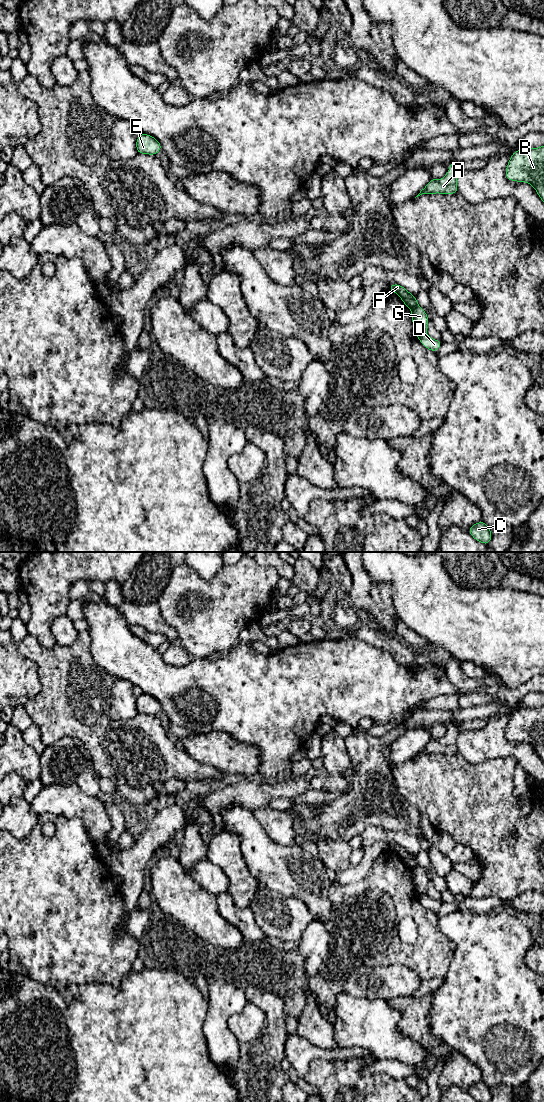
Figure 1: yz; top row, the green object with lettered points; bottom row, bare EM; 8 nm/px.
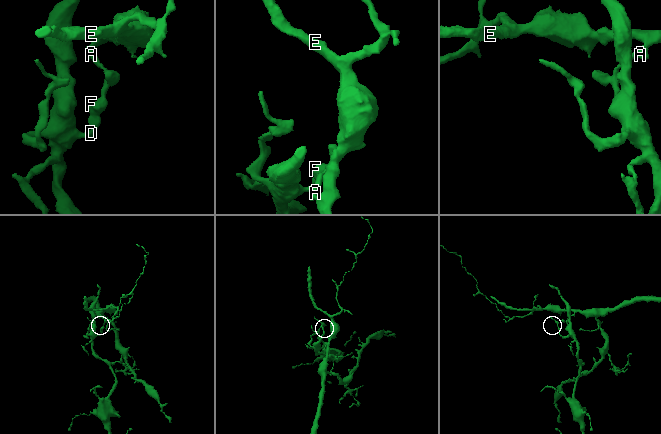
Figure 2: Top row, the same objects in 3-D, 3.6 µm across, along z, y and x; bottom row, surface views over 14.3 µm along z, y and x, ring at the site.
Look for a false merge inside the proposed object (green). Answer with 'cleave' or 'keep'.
cleave

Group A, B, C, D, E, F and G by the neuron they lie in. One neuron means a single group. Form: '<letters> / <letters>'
A B E F / C D G

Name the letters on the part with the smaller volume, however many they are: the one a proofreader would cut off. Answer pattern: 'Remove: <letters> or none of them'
Remove: C, D, G

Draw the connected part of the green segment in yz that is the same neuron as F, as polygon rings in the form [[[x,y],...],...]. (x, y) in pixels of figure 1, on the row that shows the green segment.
[[[399,284],[389,285],[389,290],[395,292],[403,301],[403,303],[410,309],[417,306],[417,298],[408,292],[403,286]]]

